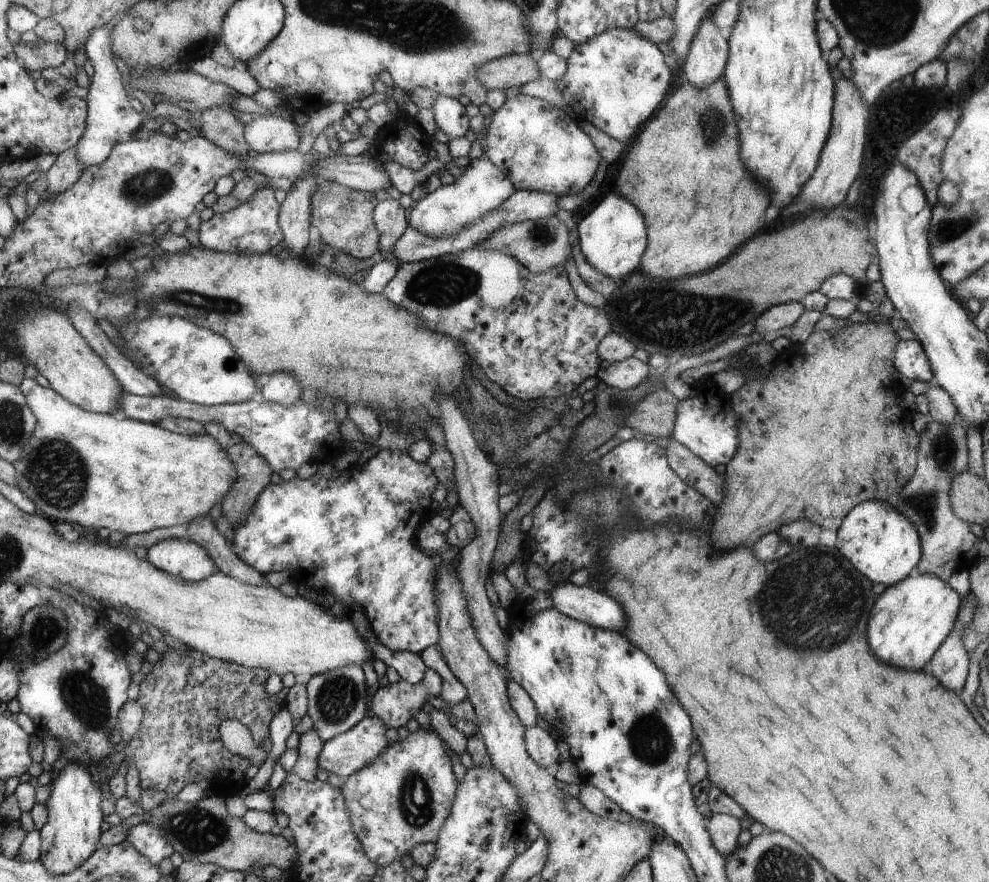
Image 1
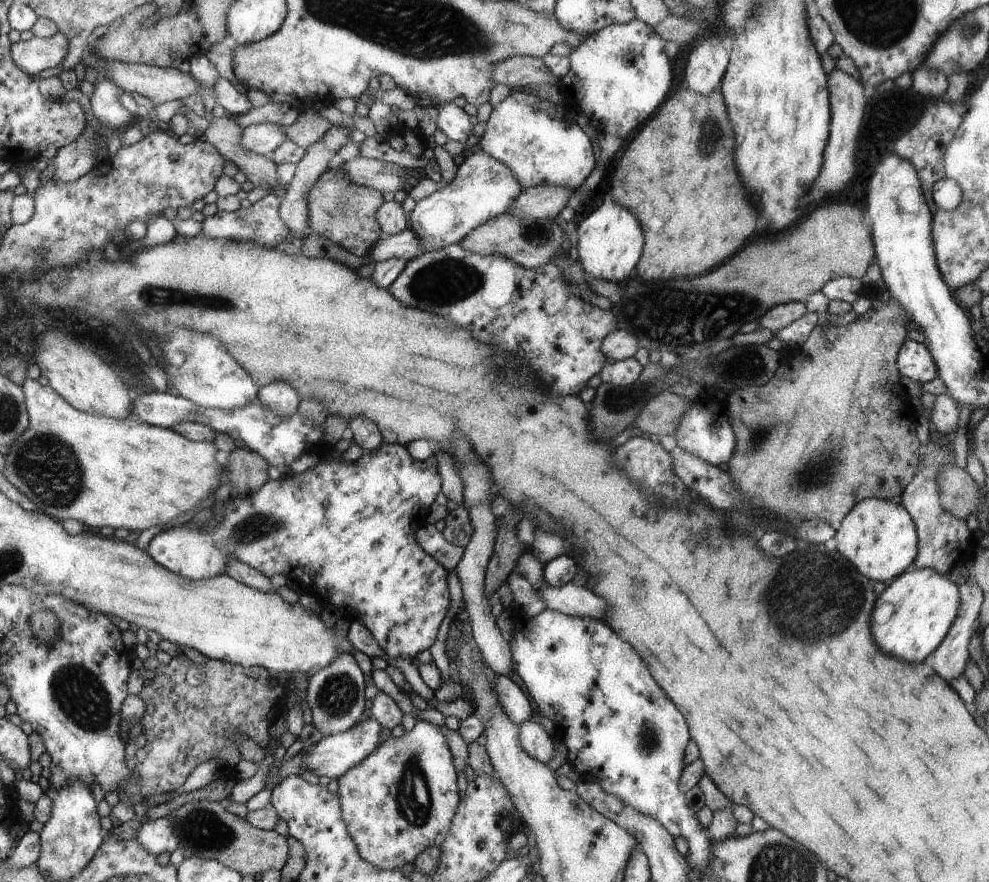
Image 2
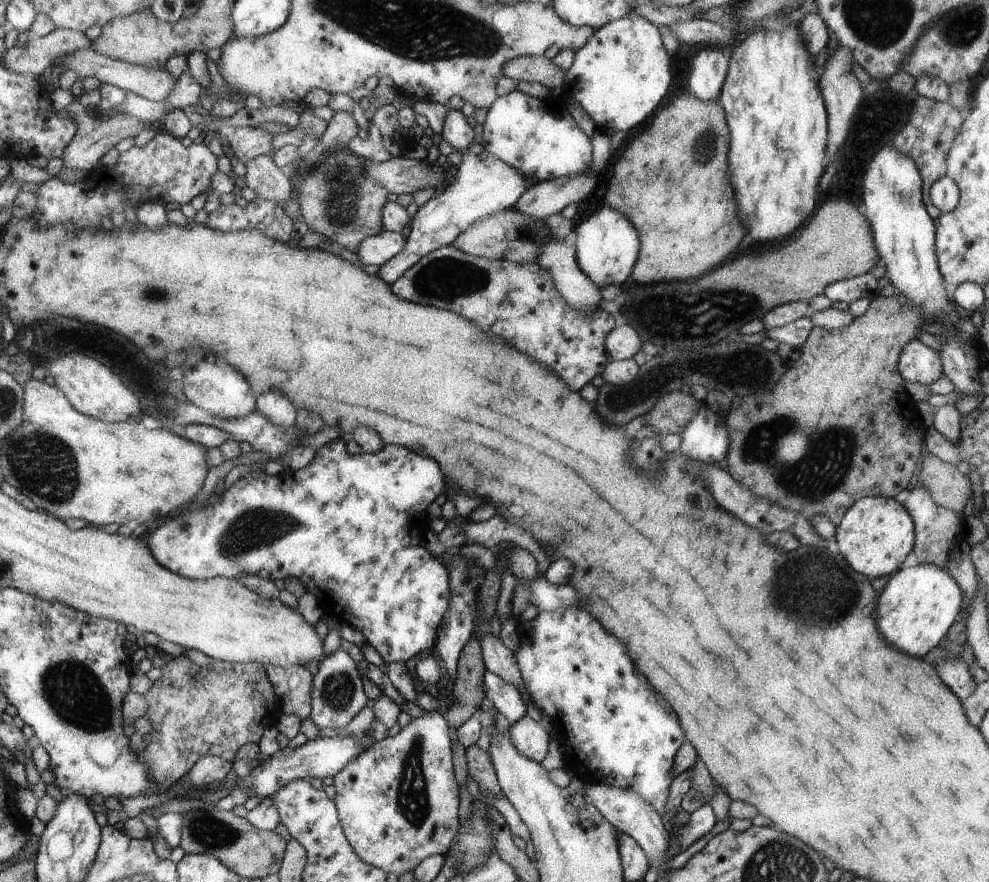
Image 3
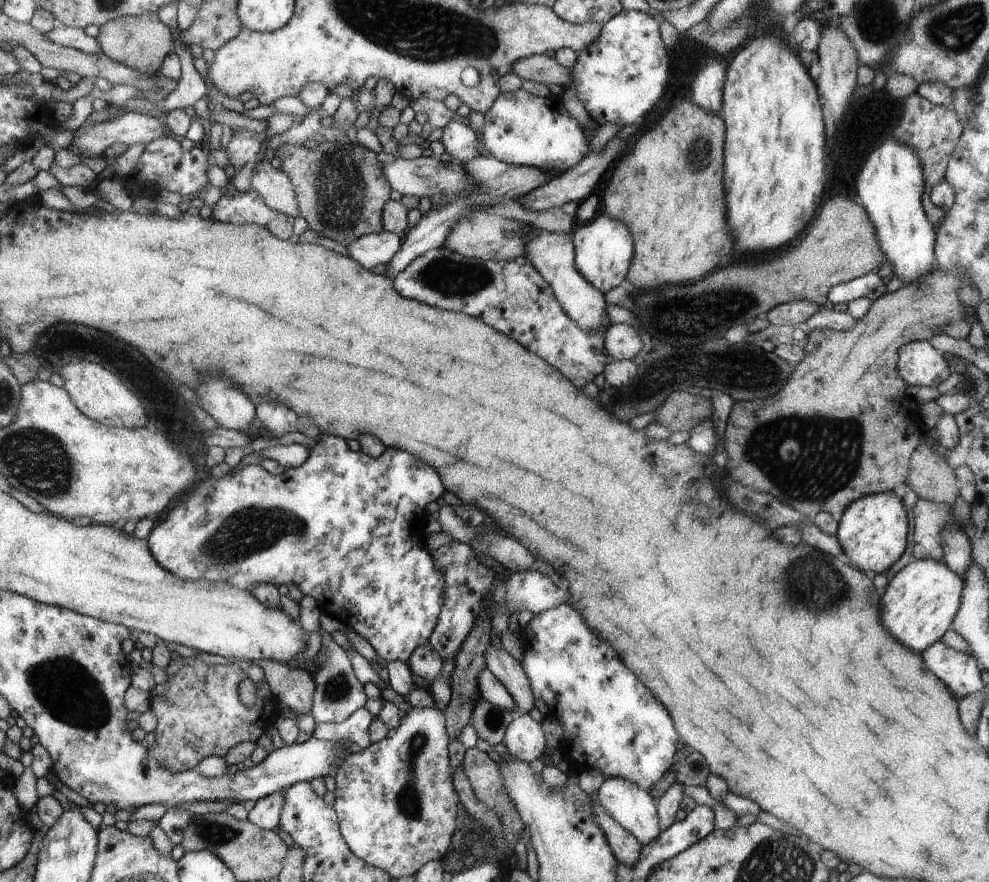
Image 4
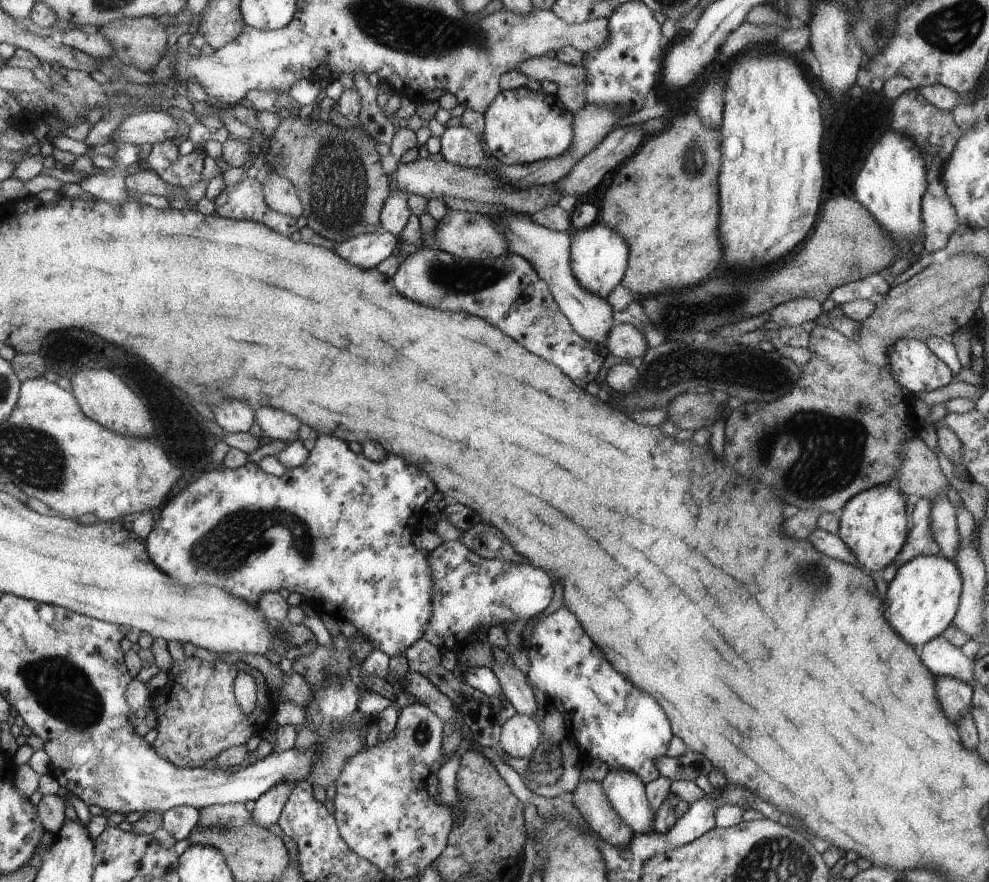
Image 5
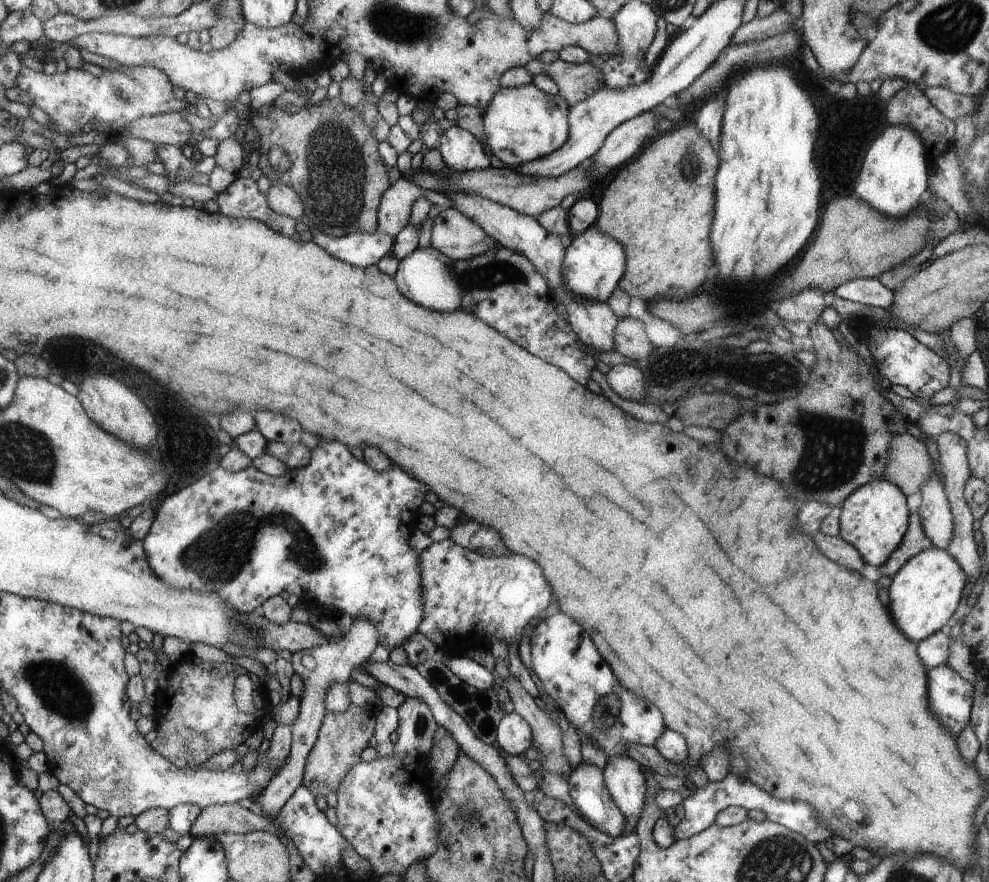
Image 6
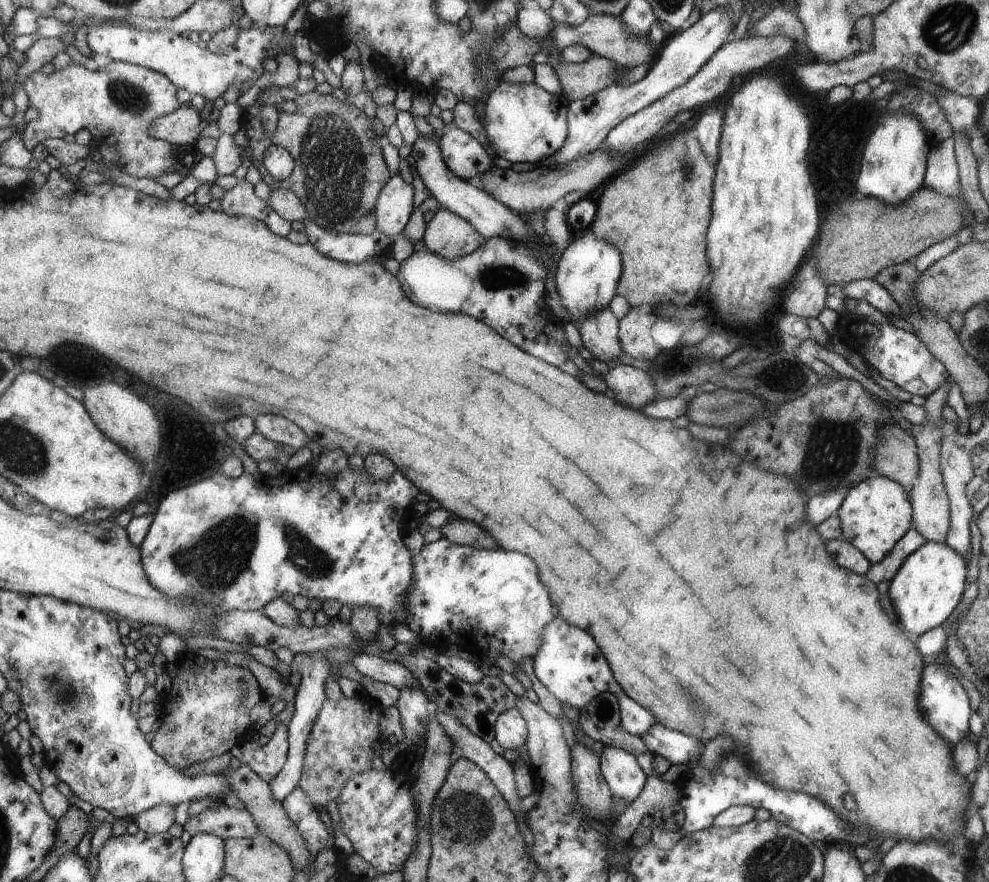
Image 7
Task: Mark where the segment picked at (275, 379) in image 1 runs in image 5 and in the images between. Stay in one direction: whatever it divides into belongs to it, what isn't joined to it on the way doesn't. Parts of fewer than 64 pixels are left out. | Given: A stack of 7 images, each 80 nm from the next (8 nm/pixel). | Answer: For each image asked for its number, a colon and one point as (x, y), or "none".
2: (280, 397)
3: (278, 408)
4: (280, 420)
5: (275, 424)

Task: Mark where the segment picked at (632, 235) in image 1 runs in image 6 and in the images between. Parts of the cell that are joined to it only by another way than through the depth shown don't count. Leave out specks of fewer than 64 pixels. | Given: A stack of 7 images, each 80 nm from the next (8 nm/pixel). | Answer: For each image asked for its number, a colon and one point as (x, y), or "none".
2: (609, 245)
3: (607, 244)
4: (604, 247)
5: (598, 258)
6: (593, 265)

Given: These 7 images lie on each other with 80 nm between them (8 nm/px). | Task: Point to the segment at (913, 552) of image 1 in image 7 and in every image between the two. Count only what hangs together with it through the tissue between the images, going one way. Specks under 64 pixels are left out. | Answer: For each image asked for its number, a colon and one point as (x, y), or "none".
2: (877, 536)
3: (875, 536)
4: (873, 531)
5: (873, 524)
6: (874, 518)
7: (875, 514)

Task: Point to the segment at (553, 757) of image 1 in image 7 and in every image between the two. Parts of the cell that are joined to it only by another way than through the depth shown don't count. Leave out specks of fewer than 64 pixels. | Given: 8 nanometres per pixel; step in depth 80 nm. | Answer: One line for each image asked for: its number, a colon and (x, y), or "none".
2: (533, 738)
3: (530, 738)
4: (524, 739)
5: (519, 736)
6: (514, 734)
7: (511, 729)

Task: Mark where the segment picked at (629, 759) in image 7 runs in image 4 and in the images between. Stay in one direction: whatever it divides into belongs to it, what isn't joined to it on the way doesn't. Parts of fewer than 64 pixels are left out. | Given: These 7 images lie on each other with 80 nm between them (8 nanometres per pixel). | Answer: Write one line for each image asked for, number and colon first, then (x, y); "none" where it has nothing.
4: (635, 810)
5: (625, 790)
6: (625, 779)

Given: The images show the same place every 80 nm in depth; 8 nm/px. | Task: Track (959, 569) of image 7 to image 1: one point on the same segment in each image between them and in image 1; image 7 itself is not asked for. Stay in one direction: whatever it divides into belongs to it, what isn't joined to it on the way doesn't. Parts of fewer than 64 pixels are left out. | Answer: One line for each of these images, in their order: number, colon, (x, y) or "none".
1: (911, 619)
2: (911, 617)
3: (920, 604)
4: (921, 601)
5: (921, 600)
6: (923, 595)

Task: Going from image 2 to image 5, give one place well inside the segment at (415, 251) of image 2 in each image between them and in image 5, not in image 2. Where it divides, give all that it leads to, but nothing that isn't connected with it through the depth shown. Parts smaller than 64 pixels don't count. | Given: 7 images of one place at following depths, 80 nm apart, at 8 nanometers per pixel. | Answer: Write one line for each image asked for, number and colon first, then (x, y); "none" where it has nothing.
3: (377, 250)
4: (377, 248)
5: (367, 250)

